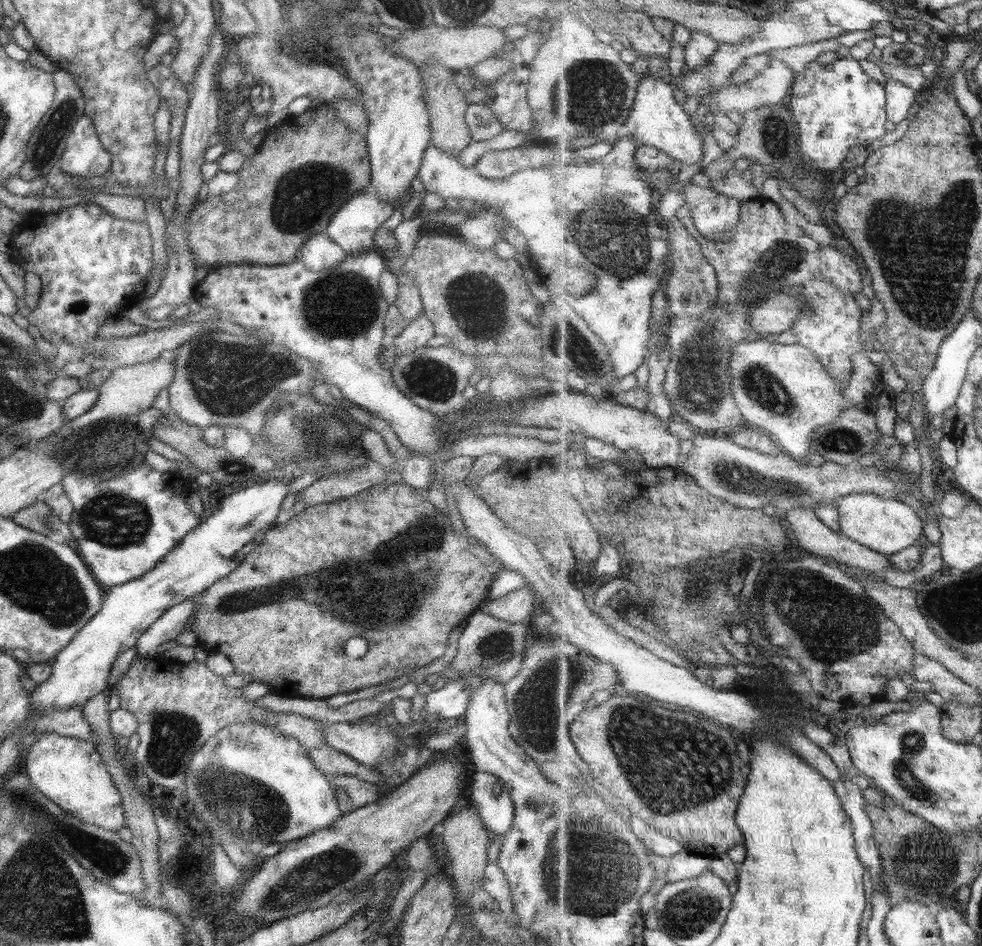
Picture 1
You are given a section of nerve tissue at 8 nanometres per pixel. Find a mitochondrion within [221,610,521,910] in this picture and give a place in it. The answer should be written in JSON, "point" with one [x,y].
{"point":[342,863]}

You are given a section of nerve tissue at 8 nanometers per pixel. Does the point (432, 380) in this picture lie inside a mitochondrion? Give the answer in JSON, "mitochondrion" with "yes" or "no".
{"mitochondrion":"yes"}

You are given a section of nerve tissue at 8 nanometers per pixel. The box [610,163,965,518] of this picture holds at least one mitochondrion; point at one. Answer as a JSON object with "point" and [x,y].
{"point":[698,386]}

